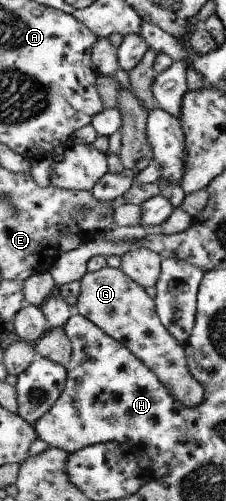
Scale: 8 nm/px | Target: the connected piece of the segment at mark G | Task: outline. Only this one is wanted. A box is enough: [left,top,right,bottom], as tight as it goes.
[76,266,203,408]

